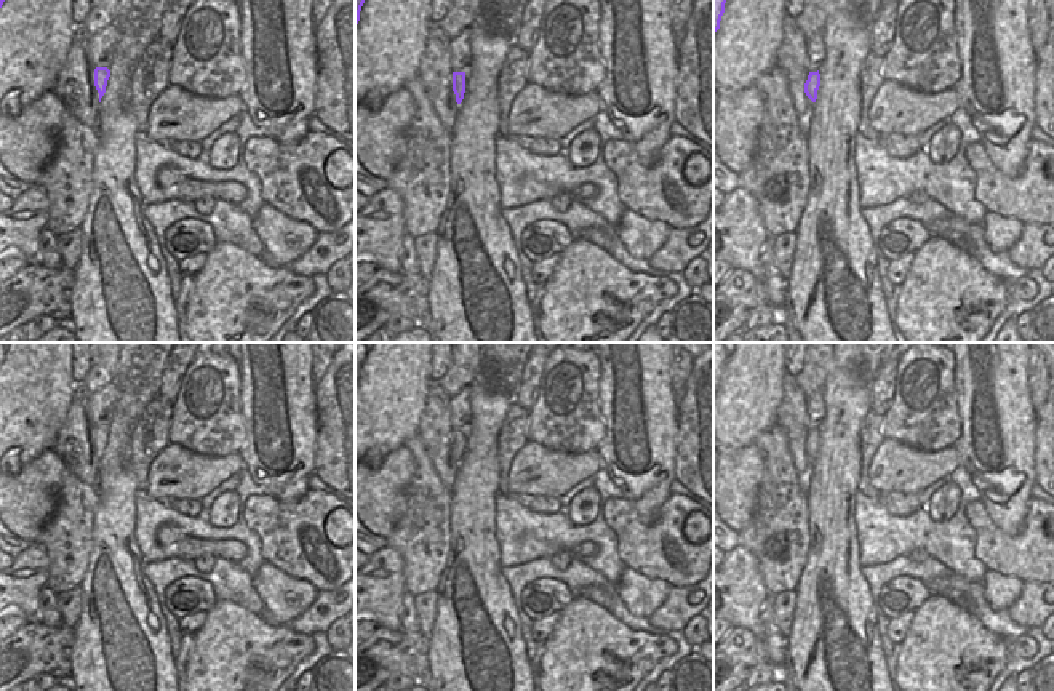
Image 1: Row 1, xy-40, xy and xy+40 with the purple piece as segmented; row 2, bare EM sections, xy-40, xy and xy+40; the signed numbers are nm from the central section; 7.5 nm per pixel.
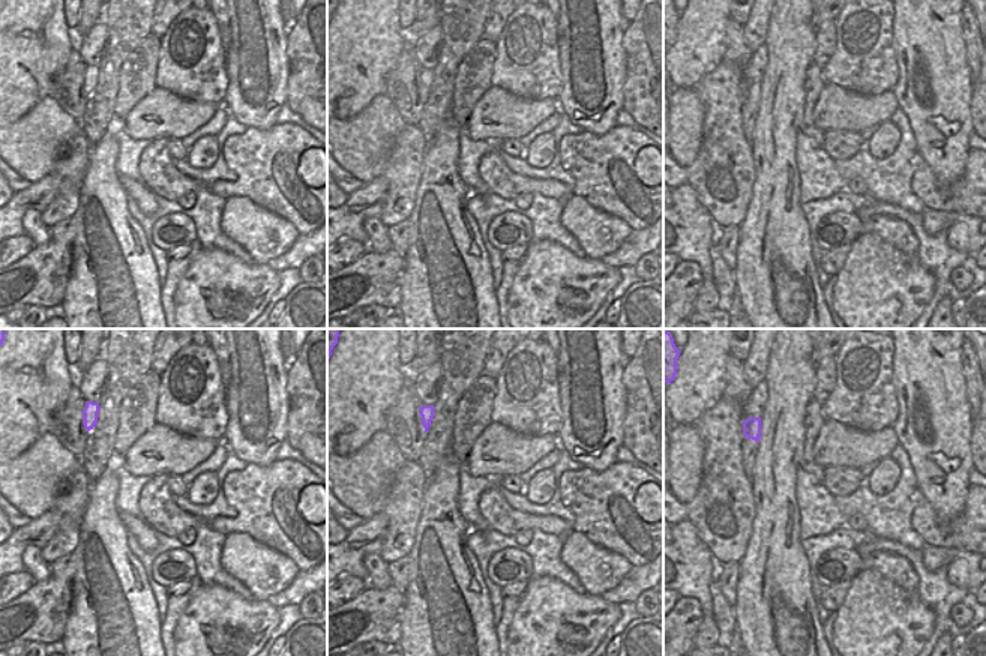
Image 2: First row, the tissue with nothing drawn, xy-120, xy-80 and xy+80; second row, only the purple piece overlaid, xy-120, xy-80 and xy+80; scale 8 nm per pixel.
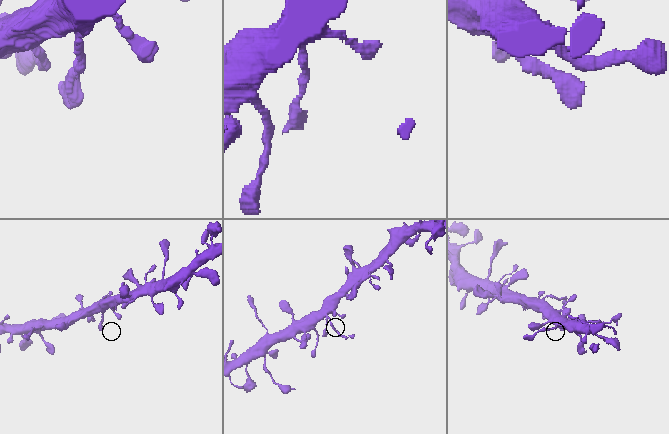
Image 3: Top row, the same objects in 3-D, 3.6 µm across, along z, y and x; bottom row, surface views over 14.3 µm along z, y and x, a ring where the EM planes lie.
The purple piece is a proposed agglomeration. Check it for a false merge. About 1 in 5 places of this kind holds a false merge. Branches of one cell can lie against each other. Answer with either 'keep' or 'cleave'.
keep

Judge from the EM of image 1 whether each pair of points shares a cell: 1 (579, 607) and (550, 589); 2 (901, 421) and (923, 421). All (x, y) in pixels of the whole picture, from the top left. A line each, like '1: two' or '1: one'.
1: two
2: one

